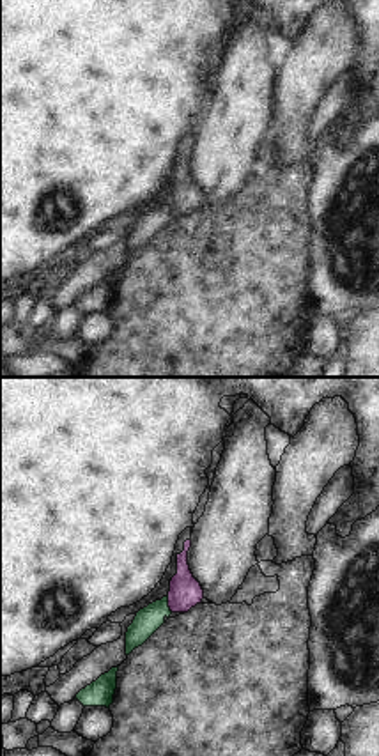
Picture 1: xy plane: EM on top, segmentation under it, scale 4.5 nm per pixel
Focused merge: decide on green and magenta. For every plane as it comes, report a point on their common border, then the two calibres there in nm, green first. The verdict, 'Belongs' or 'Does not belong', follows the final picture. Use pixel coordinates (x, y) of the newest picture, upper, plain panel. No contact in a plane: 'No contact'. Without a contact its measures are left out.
Touches green at (167, 208). Thickness 120 nm (green) against 140 nm.

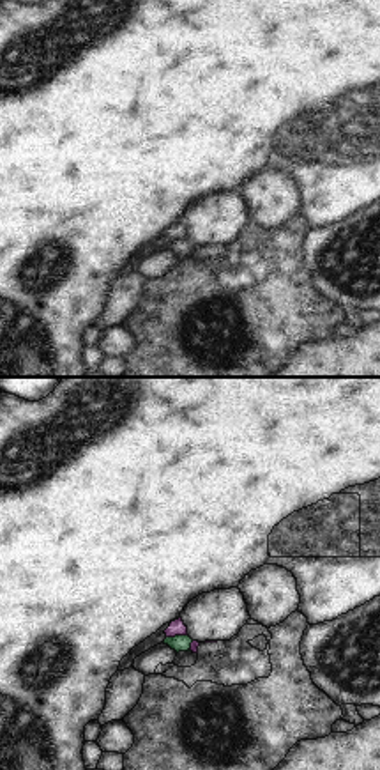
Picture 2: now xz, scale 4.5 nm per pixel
Touches green at (175, 239). Thickness 80 nm (green) against 70 nm.

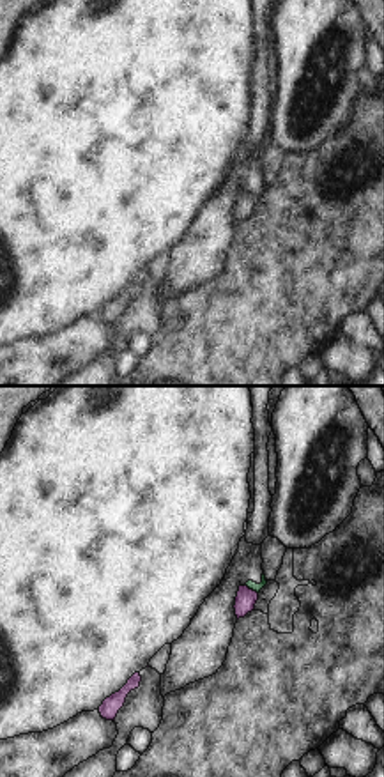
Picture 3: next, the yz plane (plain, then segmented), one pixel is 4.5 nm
Touches green at (252, 192). Thickness 40 nm (green) against 100 nm.

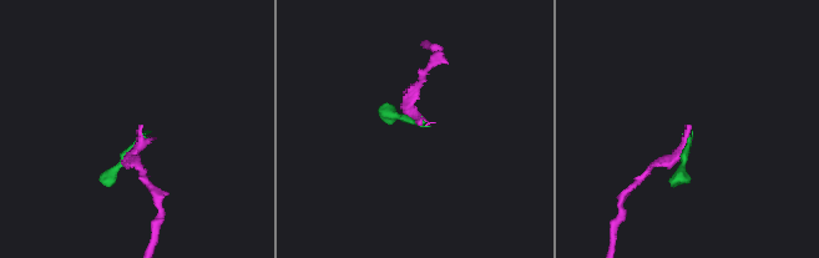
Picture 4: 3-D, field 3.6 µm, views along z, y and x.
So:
Does not belong.

